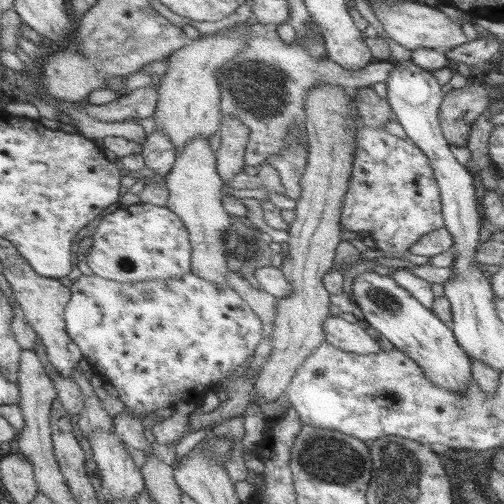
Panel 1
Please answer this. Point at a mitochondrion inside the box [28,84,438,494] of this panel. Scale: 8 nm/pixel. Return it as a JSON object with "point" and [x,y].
{"point":[330,460]}

